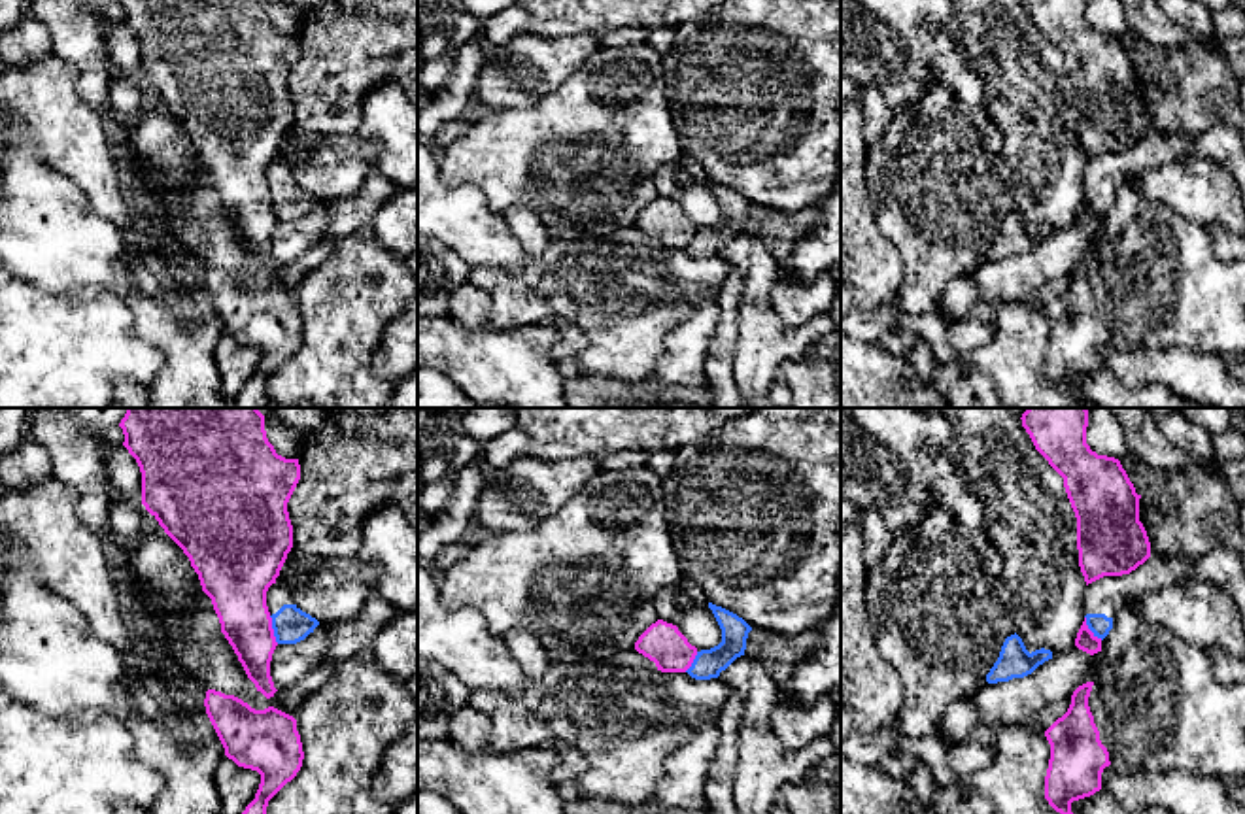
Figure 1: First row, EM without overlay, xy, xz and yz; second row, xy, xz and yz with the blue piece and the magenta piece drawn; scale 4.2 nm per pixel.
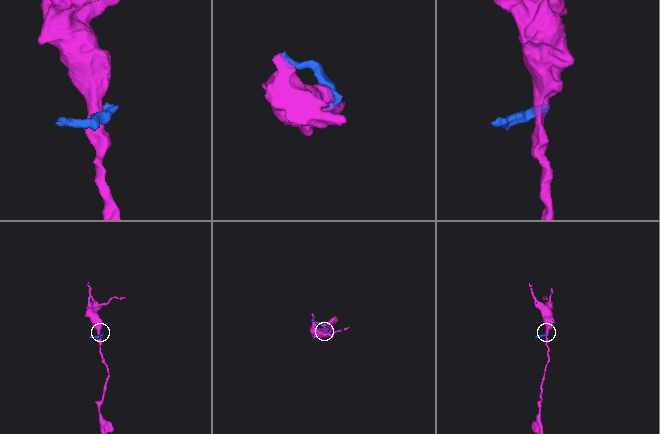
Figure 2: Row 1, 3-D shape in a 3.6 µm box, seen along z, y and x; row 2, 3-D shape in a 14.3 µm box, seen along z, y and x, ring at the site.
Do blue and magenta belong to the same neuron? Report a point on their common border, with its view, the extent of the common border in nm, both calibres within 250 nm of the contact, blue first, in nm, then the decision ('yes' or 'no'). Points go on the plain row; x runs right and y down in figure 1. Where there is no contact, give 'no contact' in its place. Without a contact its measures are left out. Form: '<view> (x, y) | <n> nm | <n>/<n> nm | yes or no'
xy (272, 204) | 130 nm | 150/260 nm | no

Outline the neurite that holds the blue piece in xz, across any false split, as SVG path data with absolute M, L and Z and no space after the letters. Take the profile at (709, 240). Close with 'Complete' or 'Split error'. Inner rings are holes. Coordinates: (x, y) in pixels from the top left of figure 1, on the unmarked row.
M708 179L720 206L722 219L710 227L697 229L691 244L686 247L695 257L718 255L737 234L744 232L746 215L752 204L737 191Z. Complete

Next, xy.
M280 161L266 168L266 183L272 195L272 206L278 221L297 221L319 202L316 195L295 181L293 170Z. Split error

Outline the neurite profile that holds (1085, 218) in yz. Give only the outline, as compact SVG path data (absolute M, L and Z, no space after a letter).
M1086 195L1077 210L1075 223L1090 232L1101 229L1101 215L1098 215L1086 202Z

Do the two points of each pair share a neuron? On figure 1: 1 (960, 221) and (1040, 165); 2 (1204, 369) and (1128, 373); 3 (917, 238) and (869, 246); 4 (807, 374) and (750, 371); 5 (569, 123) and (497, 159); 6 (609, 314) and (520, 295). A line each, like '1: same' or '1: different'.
1: different
2: same
3: different
4: different
5: same
6: different

